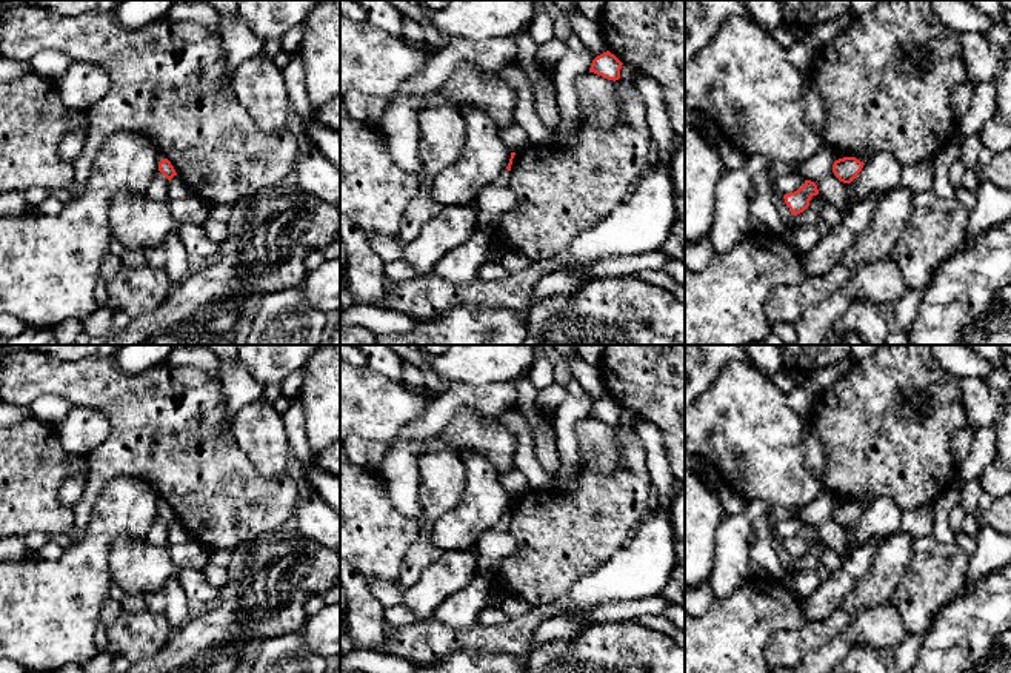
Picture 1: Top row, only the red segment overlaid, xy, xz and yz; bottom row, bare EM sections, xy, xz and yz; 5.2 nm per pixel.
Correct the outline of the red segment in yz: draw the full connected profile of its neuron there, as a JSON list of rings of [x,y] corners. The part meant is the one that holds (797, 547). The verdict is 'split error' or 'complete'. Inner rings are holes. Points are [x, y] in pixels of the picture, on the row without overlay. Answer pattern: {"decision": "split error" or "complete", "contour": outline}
{"decision": "complete", "contour": [[[805,525],[802,533],[794,537],[785,539],[783,544],[792,561],[797,561],[809,551],[811,542],[817,539],[817,530],[811,525]]]}

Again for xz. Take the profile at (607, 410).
{"decision": "complete", "contour": [[[606,396],[592,405],[589,417],[616,427],[620,424],[622,410],[623,408],[614,399]]]}

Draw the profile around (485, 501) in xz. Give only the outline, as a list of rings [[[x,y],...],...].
[[[463,454],[466,485],[460,502],[435,522],[432,542],[446,550],[472,547],[508,511],[509,493],[492,464],[479,454]]]

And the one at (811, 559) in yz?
[[[819,542],[819,545],[812,550],[809,550],[803,557],[792,562],[792,565],[785,571],[809,571],[816,570],[820,562],[820,553],[828,548],[825,542]]]

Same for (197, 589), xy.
[[[179,567],[179,581],[191,602],[219,601],[219,588],[212,587],[202,571]]]

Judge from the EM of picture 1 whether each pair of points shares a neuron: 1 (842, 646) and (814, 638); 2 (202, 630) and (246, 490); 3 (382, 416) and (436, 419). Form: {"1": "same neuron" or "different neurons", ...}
{"1": "different neurons", "2": "different neurons", "3": "different neurons"}

